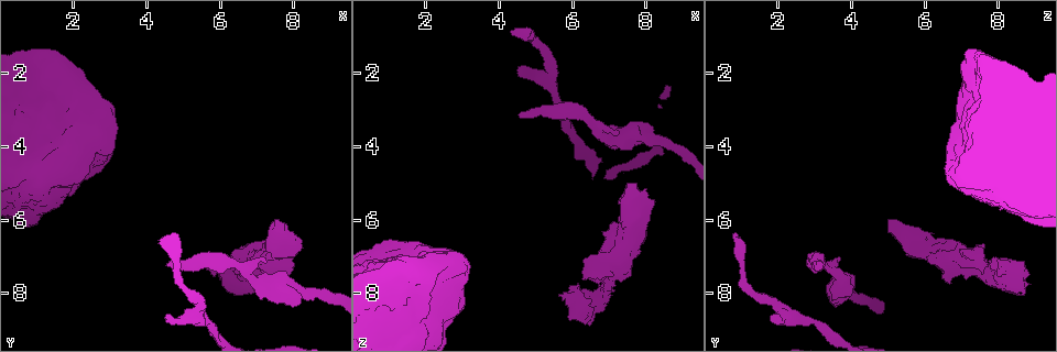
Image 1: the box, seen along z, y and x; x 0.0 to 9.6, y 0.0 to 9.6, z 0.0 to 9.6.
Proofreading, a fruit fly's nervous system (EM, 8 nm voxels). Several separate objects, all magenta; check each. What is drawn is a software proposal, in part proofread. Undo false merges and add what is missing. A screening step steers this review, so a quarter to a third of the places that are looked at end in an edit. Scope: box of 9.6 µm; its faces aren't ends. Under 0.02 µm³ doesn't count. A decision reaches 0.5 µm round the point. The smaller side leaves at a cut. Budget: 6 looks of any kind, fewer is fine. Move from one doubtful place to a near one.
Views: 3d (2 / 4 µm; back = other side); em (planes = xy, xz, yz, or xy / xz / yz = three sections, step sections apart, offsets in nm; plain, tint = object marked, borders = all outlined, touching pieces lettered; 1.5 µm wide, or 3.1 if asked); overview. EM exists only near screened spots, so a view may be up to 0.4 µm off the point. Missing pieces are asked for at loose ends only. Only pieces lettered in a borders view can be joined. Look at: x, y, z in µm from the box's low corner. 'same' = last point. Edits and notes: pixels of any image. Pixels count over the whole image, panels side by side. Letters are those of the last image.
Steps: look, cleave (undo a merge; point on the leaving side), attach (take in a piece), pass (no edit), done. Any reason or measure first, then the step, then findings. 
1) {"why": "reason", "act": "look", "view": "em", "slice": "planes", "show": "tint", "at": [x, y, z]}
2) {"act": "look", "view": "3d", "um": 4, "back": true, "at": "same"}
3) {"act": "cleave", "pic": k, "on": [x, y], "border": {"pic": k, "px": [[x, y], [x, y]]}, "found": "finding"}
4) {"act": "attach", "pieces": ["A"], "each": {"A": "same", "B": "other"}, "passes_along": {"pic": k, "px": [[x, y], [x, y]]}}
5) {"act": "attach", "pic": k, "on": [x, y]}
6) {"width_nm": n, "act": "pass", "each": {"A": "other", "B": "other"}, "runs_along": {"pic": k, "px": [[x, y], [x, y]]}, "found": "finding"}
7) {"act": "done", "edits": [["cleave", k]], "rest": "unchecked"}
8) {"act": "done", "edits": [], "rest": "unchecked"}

{"why": "free end", "act": "look", "view": "3d", "um": 4, "at": [4.60, 7.15, 3.20]}

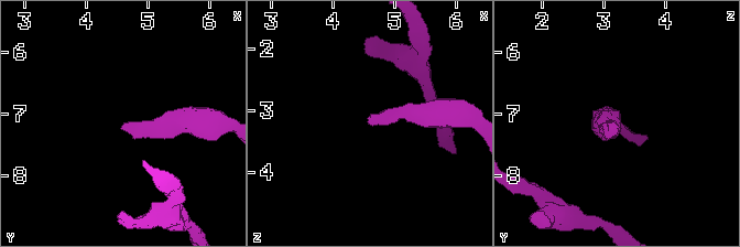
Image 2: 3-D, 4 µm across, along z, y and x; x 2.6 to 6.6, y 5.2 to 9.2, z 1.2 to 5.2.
{"act": "look", "view": "em", "slice": "planes", "show": "borders", "at": [4.55, 7.25, 3.20]}

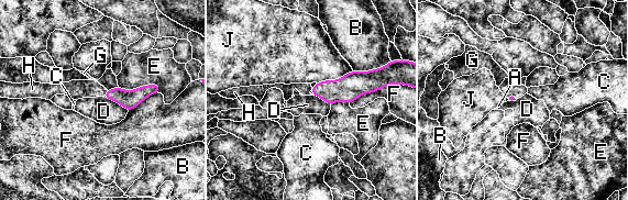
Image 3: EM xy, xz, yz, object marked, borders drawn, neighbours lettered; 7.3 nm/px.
{"act": "attach", "pieces": ["H"], "each": {"A": "other", "B": "other", "C": "other", "D": "other", "E": "other", "F": "other", "G": "other", "H": "same", "J": "other"}, "found": "it goes on there"}

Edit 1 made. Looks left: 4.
{"act": "look", "view": "overview"}

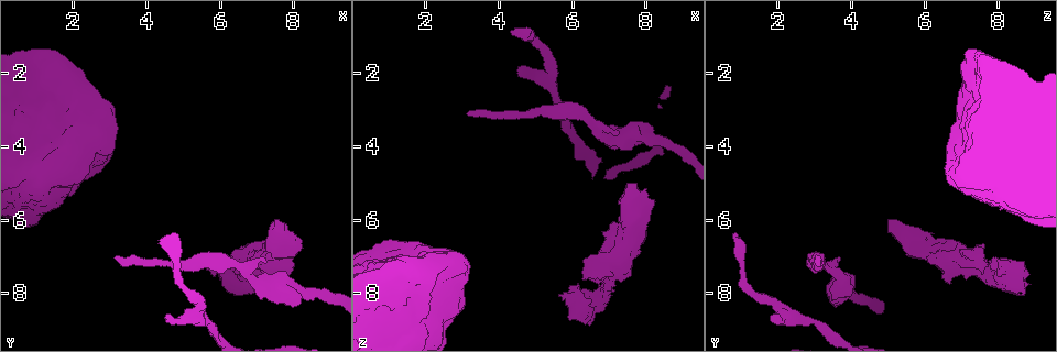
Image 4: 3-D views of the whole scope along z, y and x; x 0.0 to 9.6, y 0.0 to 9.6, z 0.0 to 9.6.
{"why": "an open end", "act": "look", "view": "3d", "um": 4, "back": true, "at": [4.90, 6.35, 0.80]}

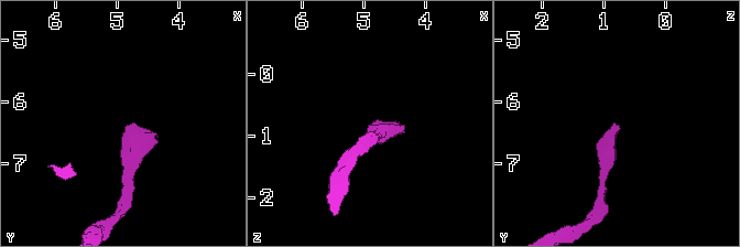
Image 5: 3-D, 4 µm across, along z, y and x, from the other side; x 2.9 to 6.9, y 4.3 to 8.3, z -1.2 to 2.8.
{"why": "need the tissue", "act": "look", "view": "em", "slice": "xz", "step": 8, "show": "borders", "at": [4.80, 6.40, 0.85]}

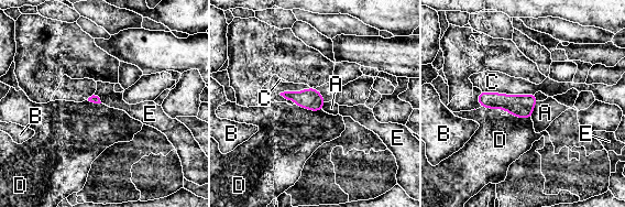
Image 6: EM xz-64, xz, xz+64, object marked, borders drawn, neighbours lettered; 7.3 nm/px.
{"act": "look", "view": "em", "slice": "planes", "show": "borders", "at": "same"}

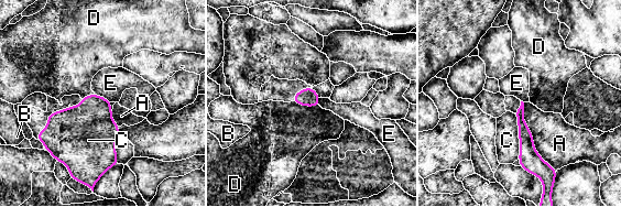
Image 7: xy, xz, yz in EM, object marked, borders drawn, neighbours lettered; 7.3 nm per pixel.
{"longest_contact_nm": ["A", 550], "act": "pass", "each": {"A": "other", "B": "other", "C": "other", "D": "other", "E": "other"}, "runs_along": {"pic": 7, "px": [[521, 110], [521, 123], [531, 166]]}, "found": "none of them fits"}

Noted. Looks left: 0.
{"act": "done", "edits": [["attach", 3]], "rest": "unchecked"}

